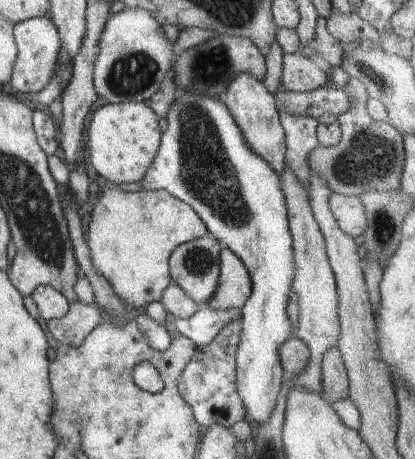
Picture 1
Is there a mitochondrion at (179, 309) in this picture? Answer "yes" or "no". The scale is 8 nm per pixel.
no

